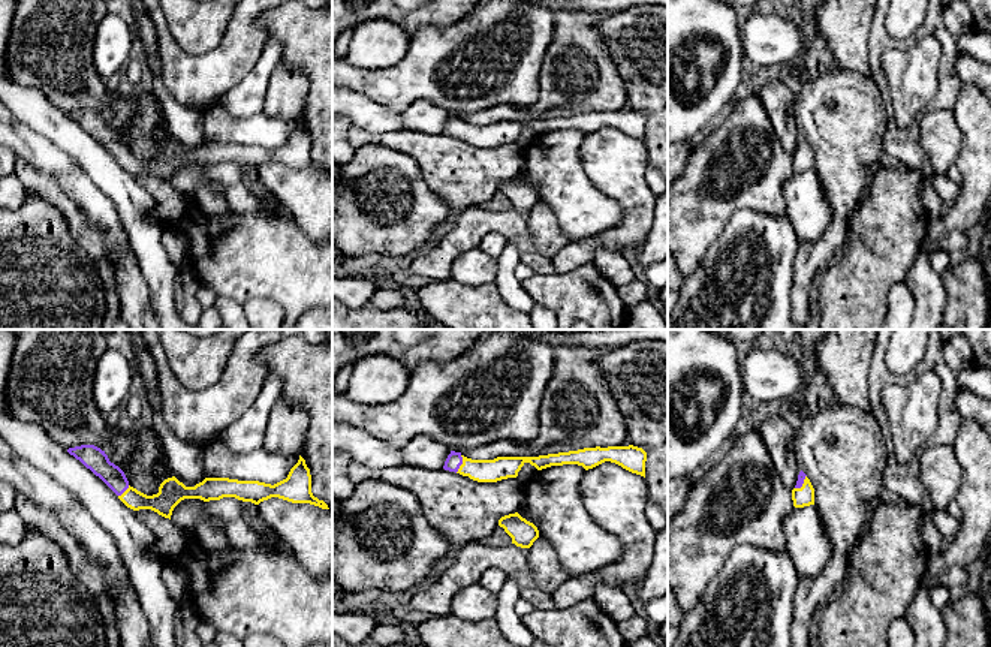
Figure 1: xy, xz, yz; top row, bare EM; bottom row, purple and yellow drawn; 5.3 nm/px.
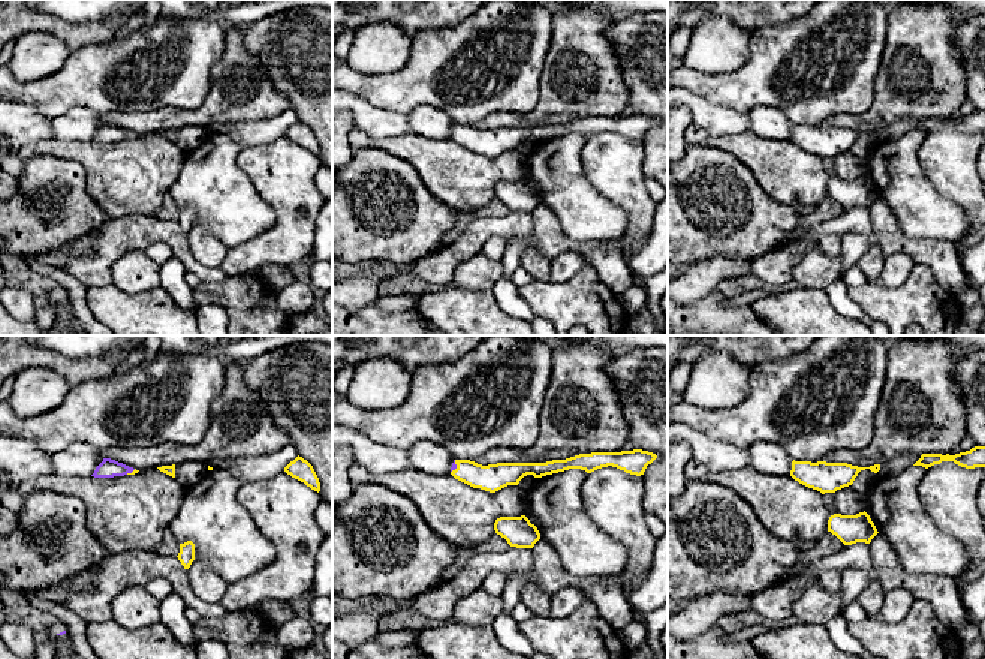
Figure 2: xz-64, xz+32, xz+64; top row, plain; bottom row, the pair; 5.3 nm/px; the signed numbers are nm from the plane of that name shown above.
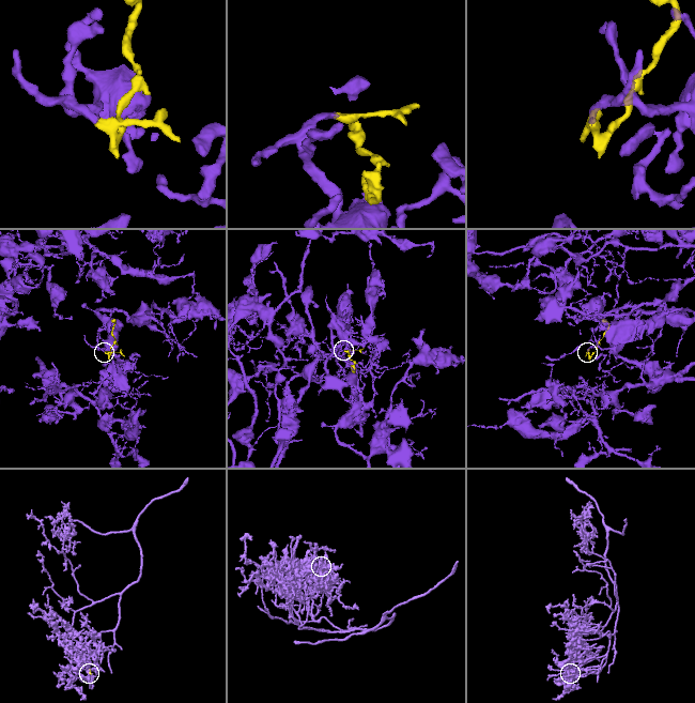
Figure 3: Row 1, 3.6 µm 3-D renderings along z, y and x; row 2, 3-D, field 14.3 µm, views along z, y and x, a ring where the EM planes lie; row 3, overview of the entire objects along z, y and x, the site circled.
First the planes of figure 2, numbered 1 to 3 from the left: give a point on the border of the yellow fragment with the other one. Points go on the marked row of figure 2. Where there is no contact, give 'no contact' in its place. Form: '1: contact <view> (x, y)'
1: contact xz-64 (130, 472)
2: contact xz+32 (455, 466)
3: no contact

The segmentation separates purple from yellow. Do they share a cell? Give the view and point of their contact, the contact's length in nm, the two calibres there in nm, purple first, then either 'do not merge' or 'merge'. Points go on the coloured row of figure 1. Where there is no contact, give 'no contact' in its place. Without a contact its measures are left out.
xz (461, 463) | 100 nm | 90/130 nm | merge

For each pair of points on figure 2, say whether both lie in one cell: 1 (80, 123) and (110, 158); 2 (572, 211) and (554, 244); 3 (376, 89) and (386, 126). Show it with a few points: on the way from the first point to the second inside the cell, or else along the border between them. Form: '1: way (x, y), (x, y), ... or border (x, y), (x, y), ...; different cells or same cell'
1: border (54, 140), (90, 141); different cells
2: border (541, 202), (554, 214), (568, 237), (596, 240); different cells
3: border (349, 92), (406, 116); different cells

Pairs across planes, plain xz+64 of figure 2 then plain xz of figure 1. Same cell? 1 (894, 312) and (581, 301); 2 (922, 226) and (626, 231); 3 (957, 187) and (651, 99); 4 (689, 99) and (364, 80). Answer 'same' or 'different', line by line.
1: same
2: different
3: different
4: different

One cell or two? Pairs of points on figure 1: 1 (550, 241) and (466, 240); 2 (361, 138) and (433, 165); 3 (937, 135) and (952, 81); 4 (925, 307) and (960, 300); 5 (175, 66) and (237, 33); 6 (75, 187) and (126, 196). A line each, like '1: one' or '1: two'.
1: two
2: one
3: two
4: two
5: one
6: two

